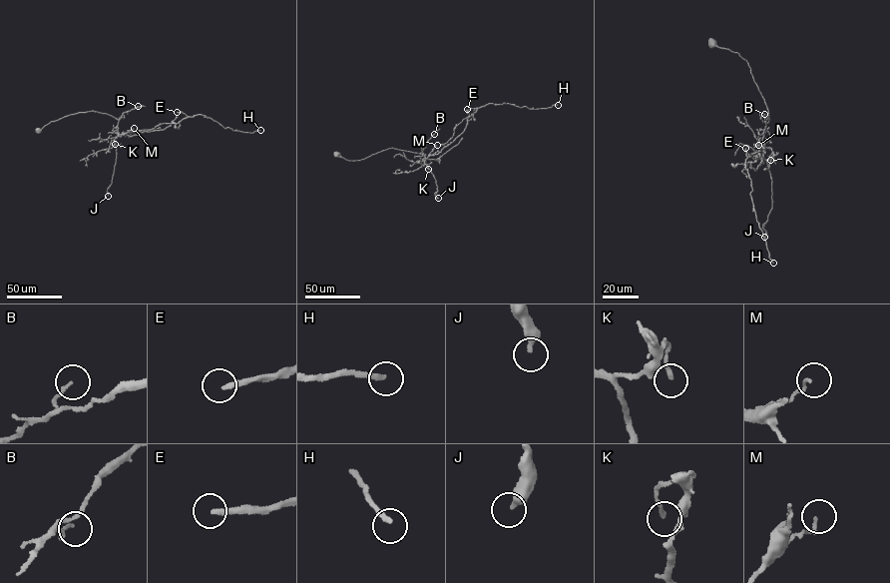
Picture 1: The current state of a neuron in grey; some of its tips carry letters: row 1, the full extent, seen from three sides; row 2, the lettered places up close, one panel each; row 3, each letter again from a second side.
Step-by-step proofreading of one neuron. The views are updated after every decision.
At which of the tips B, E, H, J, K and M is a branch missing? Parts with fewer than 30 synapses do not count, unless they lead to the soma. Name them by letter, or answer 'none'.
E, H

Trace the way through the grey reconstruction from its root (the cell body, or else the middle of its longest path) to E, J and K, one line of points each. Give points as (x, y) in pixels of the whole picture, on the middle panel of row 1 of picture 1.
E: (336, 156), (359, 160), (392, 148), (422, 152), (427, 158), (463, 133), (467, 119), (478, 108), (467, 109)
J: (336, 156), (353, 161), (392, 148), (422, 152), (424, 163), (436, 180), (438, 191), (434, 194), (438, 198)
K: (336, 156), (353, 161), (392, 148), (422, 152), (428, 169)

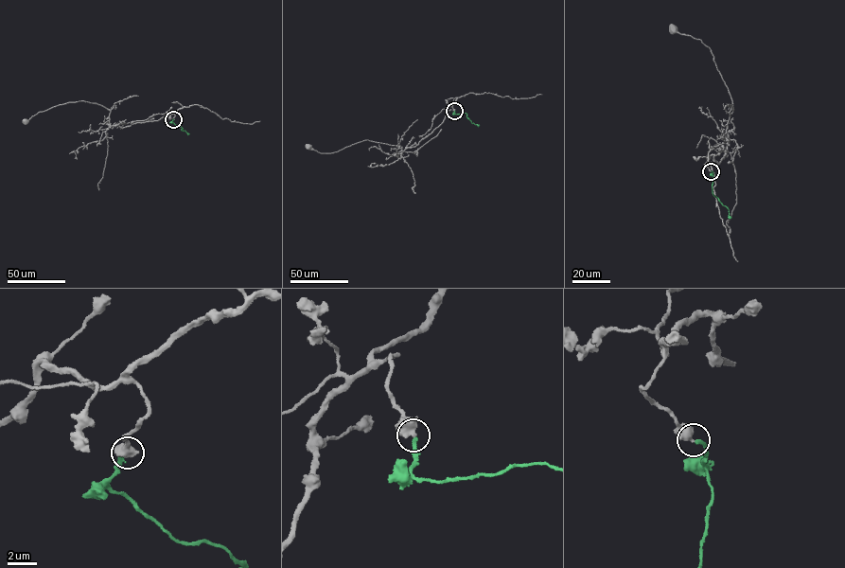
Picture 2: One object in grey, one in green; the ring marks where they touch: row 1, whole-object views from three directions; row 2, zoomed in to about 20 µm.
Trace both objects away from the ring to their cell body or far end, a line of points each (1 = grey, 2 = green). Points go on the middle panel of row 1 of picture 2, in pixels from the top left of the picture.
1: (454, 111), (449, 106), (441, 124), (403, 150), (398, 144), (366, 140), (329, 153), (308, 148)
2: (454, 111), (454, 114), (466, 114), (478, 126)

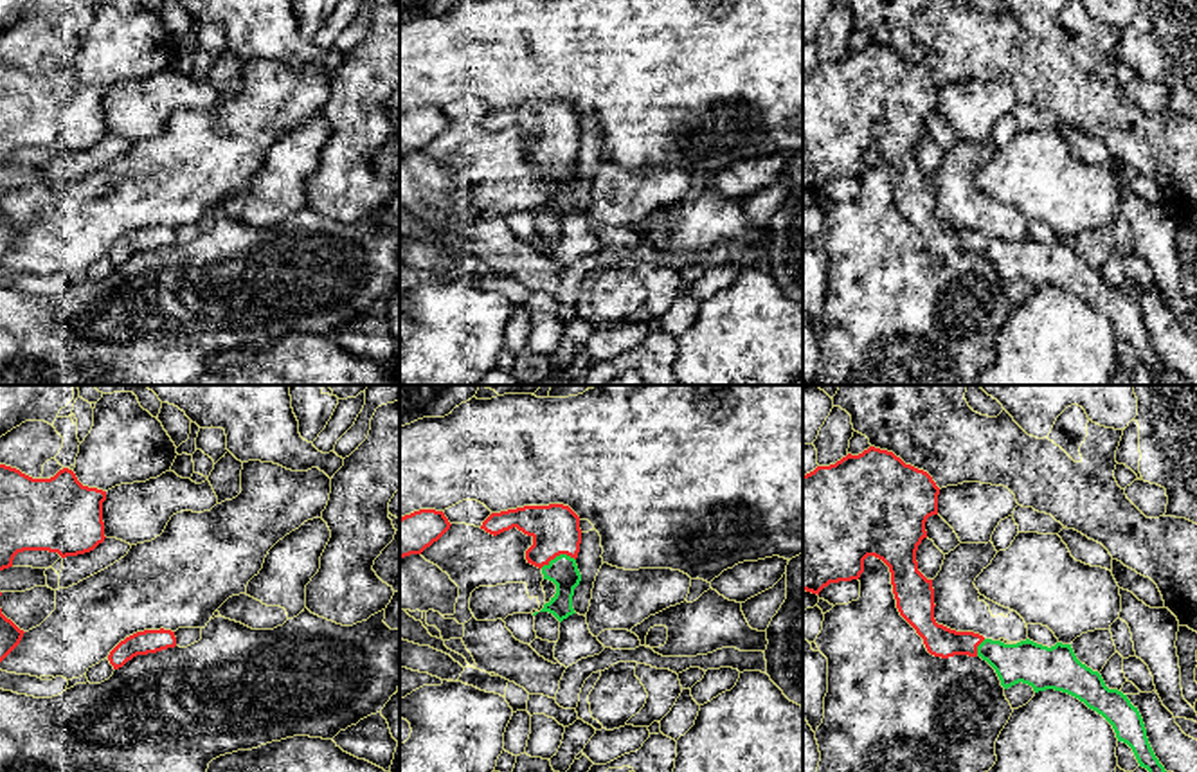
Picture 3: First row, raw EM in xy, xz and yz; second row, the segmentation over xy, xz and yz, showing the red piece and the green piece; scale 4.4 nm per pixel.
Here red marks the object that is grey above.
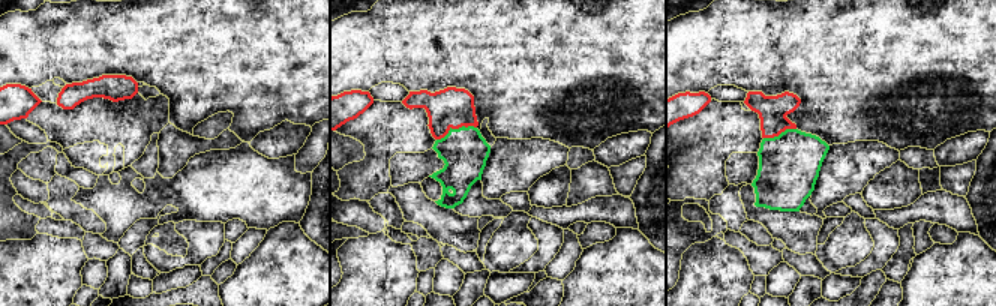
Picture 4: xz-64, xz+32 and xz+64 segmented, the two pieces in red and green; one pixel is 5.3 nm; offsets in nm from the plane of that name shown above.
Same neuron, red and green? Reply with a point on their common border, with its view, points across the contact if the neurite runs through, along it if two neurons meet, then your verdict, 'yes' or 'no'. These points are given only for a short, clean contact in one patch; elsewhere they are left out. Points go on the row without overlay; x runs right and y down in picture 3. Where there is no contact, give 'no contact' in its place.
meets red in xz at (557, 152); runs through xz (555, 125), (557, 152), (562, 168); yes

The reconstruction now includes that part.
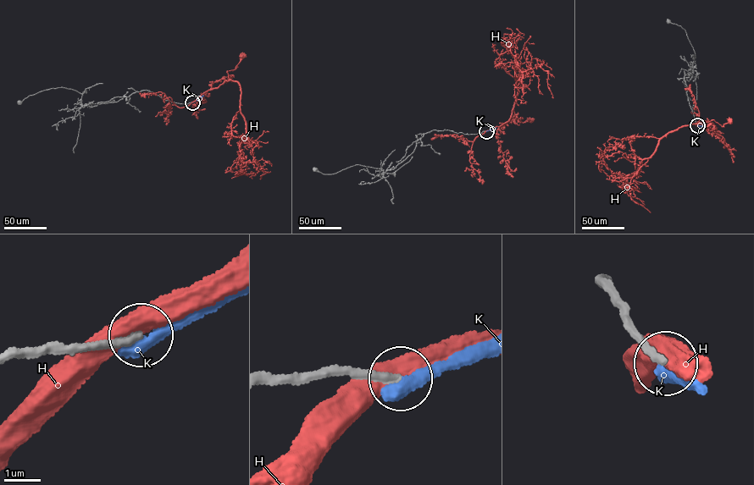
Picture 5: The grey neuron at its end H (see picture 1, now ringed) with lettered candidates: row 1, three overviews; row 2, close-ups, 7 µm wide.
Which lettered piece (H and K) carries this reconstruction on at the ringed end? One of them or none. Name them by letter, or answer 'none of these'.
none of these

